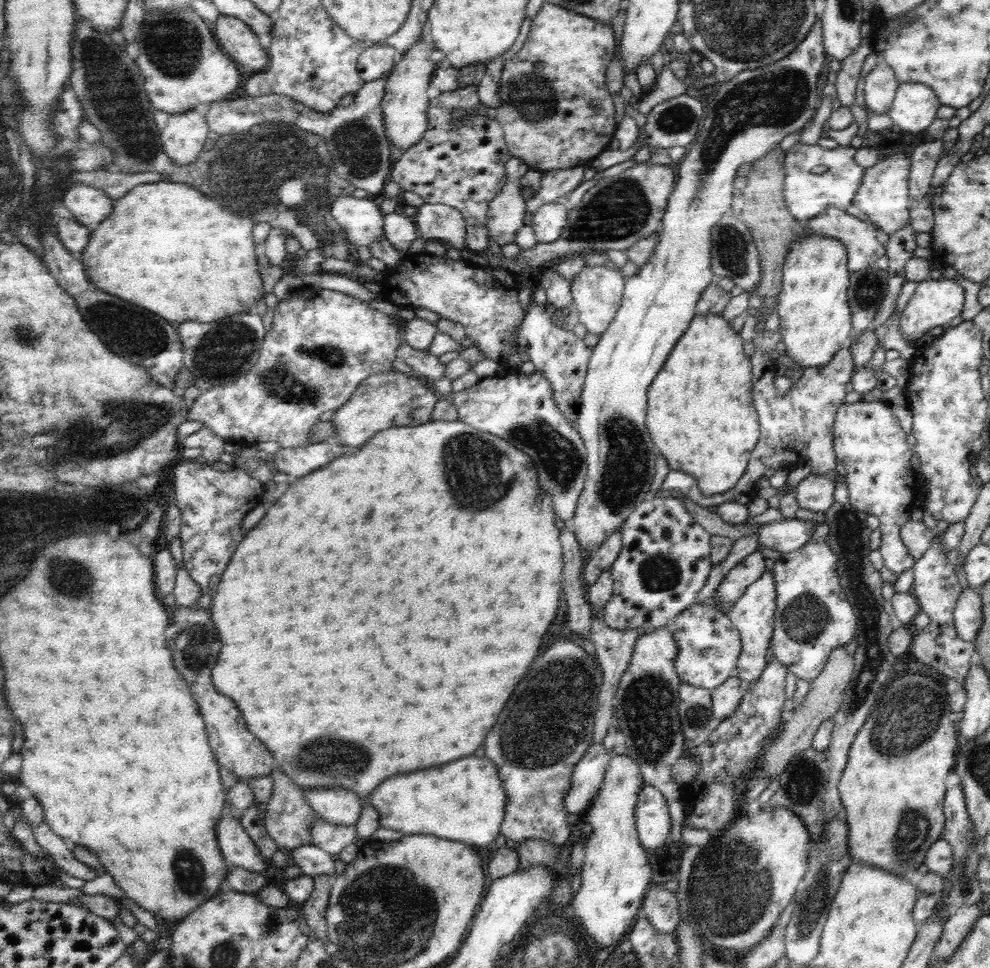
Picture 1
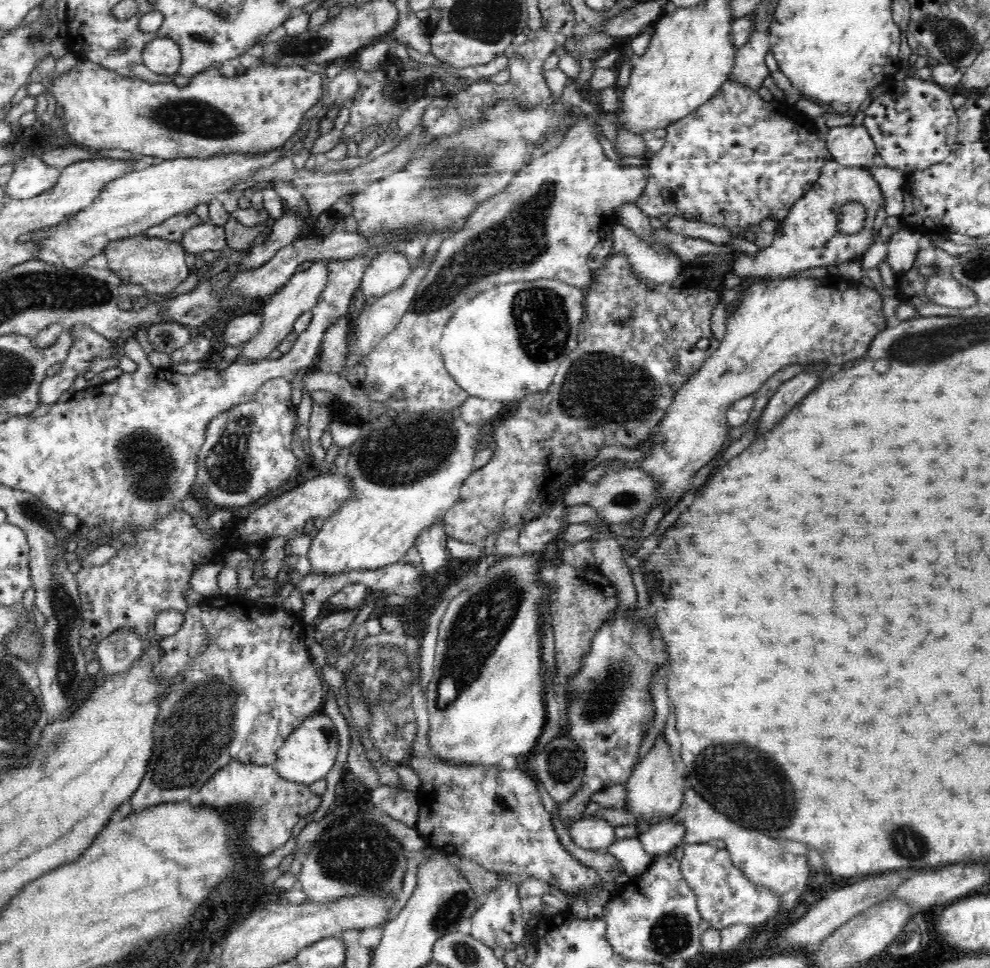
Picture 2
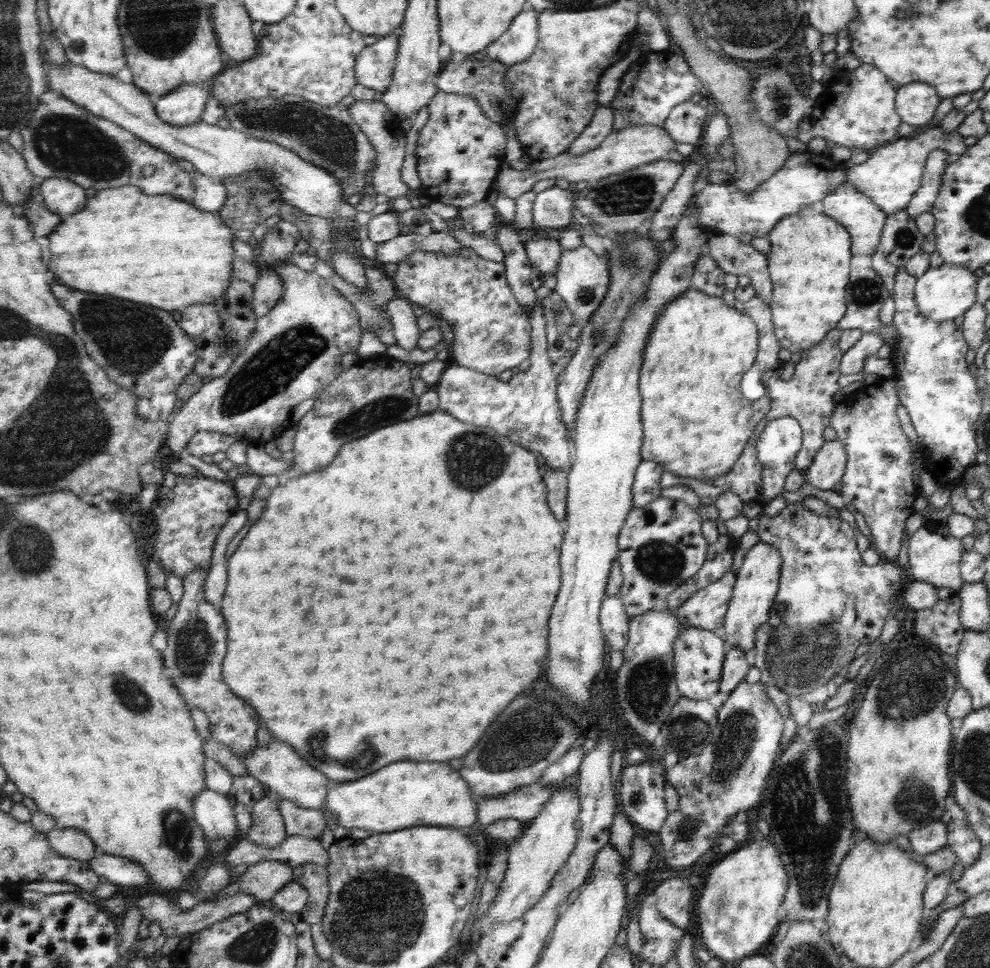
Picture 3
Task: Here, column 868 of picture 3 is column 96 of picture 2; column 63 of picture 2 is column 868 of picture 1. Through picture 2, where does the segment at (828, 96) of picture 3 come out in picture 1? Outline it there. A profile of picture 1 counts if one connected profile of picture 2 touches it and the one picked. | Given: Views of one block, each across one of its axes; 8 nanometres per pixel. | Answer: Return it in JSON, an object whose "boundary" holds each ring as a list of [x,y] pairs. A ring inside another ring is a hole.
{"boundary":[[[879,60],[877,66],[865,76],[863,84],[865,84],[863,94],[865,94],[867,108],[877,114],[887,112],[895,98],[895,90],[899,86],[893,68],[887,62]]]}

